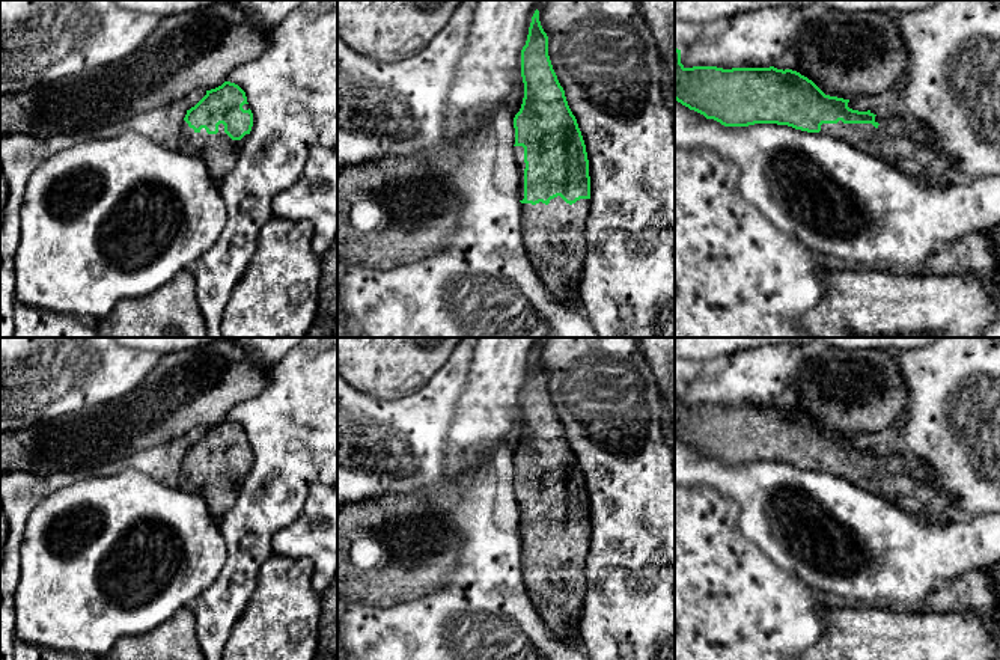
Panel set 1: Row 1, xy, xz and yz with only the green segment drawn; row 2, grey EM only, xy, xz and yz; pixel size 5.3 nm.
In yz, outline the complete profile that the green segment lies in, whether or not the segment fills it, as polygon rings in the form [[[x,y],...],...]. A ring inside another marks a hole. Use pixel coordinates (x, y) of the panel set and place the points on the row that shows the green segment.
[[[675,48],[675,99],[682,105],[714,119],[724,127],[755,124],[788,125],[807,133],[834,136],[846,143],[902,169],[914,164],[922,169],[919,178],[938,187],[955,184],[949,158],[931,145],[929,131],[914,119],[873,115],[848,107],[849,99],[825,95],[812,80],[792,69],[693,66],[681,63],[681,50]]]

